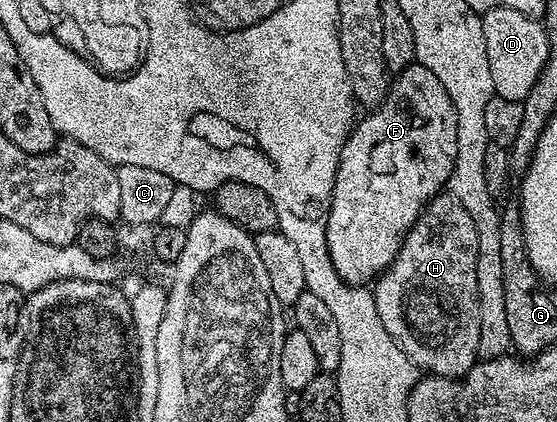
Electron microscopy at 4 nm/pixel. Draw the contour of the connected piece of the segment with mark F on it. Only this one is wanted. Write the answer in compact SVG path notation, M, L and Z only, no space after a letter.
M413 64L399 71L391 79L384 101L369 114L372 115L361 122L359 119L348 133L324 222L328 255L338 276L349 286L364 286L384 273L429 199L447 187L458 156L458 116L446 88L430 68Z

